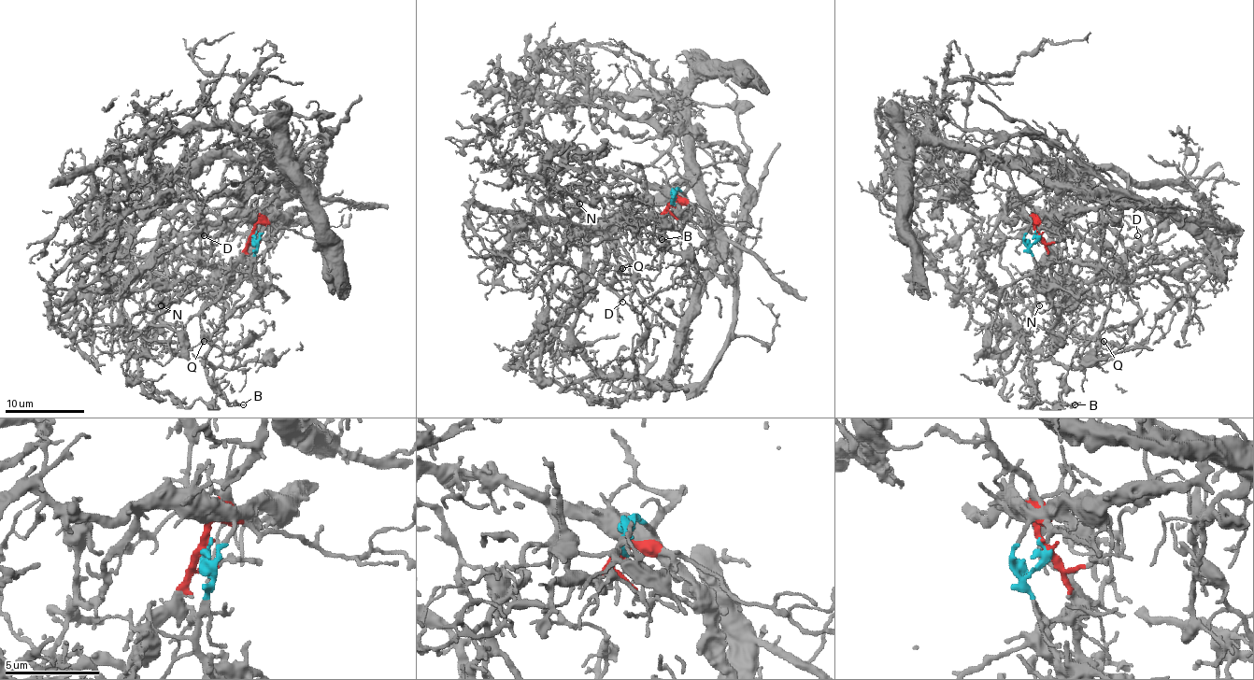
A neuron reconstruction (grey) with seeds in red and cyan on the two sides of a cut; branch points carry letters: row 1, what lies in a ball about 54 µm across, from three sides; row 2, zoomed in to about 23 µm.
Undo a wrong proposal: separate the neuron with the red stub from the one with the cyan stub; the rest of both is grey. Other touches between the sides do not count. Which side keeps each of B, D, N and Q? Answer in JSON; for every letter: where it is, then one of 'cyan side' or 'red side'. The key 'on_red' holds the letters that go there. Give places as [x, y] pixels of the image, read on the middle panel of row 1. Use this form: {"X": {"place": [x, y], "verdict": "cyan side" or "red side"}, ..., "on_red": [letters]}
{"B": {"place": [662, 239], "verdict": "cyan side"}, "D": {"place": [622, 302], "verdict": "red side"}, "N": {"place": [579, 204], "verdict": "cyan side"}, "Q": {"place": [622, 268], "verdict": "cyan side"}, "on_red": ["D"]}

